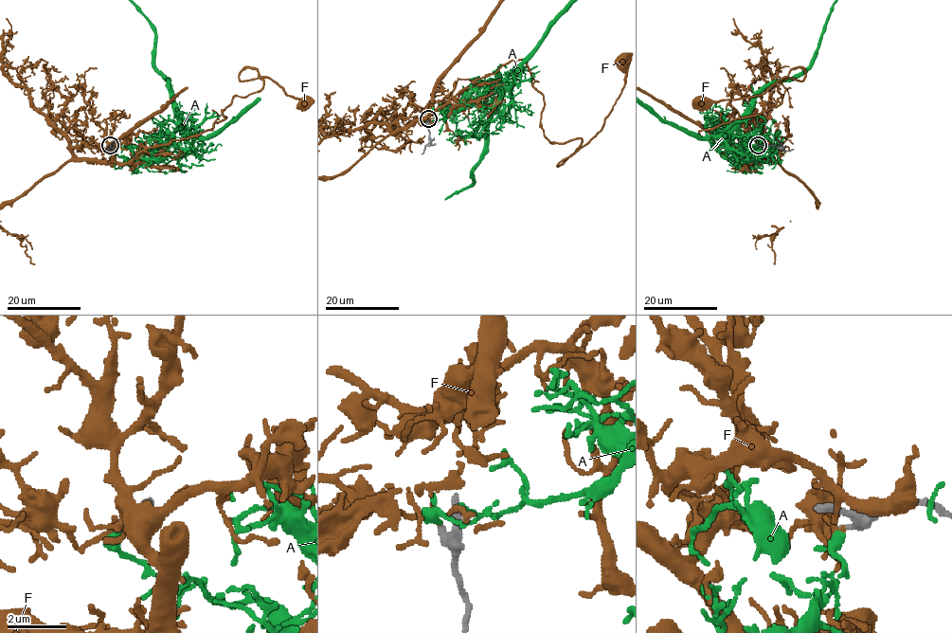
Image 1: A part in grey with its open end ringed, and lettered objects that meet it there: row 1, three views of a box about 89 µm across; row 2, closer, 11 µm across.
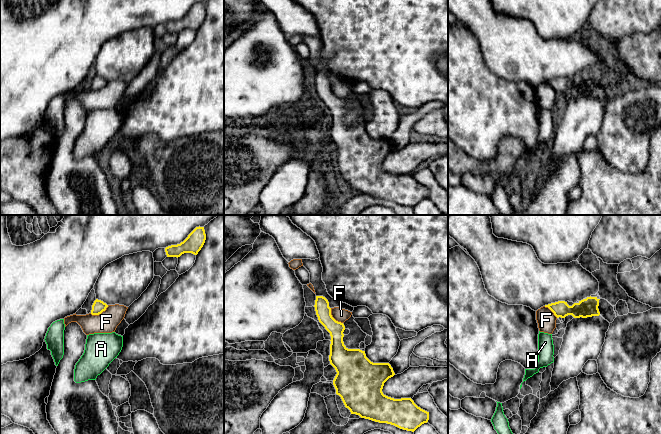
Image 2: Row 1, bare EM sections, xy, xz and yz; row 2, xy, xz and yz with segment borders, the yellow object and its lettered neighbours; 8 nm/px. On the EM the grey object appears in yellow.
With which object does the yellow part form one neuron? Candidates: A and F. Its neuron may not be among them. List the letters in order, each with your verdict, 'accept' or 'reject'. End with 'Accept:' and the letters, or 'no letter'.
A: reject
F: reject
Accept: no letter

